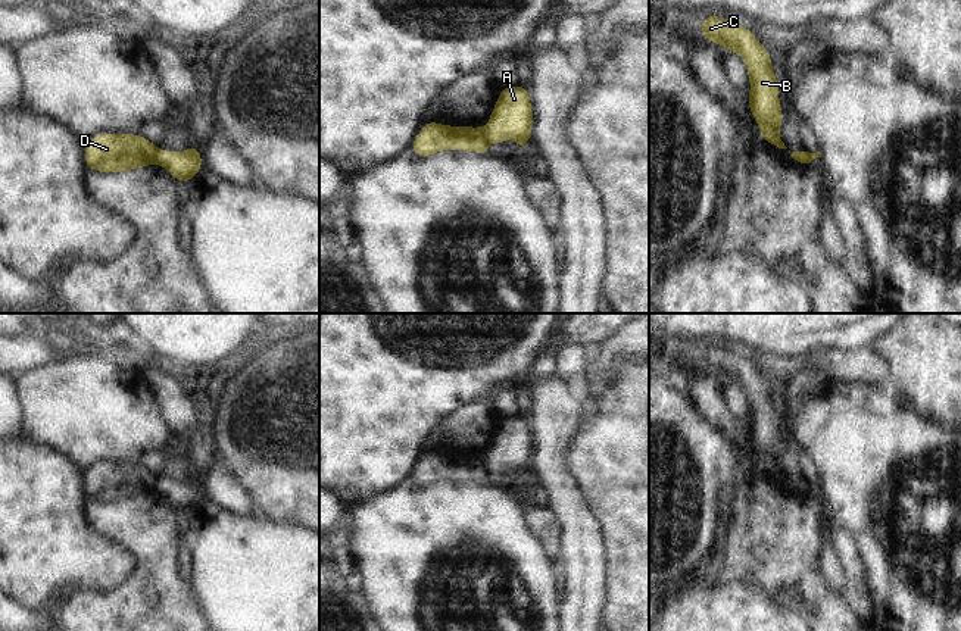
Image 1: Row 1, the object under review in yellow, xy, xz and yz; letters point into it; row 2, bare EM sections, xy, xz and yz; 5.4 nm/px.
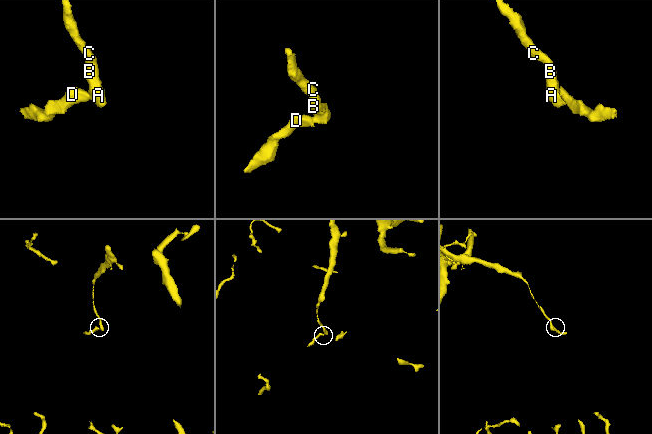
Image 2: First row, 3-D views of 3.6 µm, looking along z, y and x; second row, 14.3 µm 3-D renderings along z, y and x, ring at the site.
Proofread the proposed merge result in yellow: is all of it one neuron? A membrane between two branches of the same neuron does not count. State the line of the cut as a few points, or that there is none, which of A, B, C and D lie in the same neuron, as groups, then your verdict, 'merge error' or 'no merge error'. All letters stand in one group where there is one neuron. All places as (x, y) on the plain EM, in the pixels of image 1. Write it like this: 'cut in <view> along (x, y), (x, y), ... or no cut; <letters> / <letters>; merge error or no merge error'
cut in yz along (802, 480), (807, 492); A B C / D; merge error

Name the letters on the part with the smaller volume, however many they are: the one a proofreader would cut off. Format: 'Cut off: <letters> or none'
Cut off: D

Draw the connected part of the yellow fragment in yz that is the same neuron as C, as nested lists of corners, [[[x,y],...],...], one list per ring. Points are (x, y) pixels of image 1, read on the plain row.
[[[708,344],[701,359],[705,363],[705,369],[721,372],[728,381],[740,382],[746,390],[751,406],[748,434],[759,453],[762,469],[779,478],[787,478],[777,465],[784,446],[779,435],[779,413],[771,399],[768,381],[751,360],[727,349]]]

